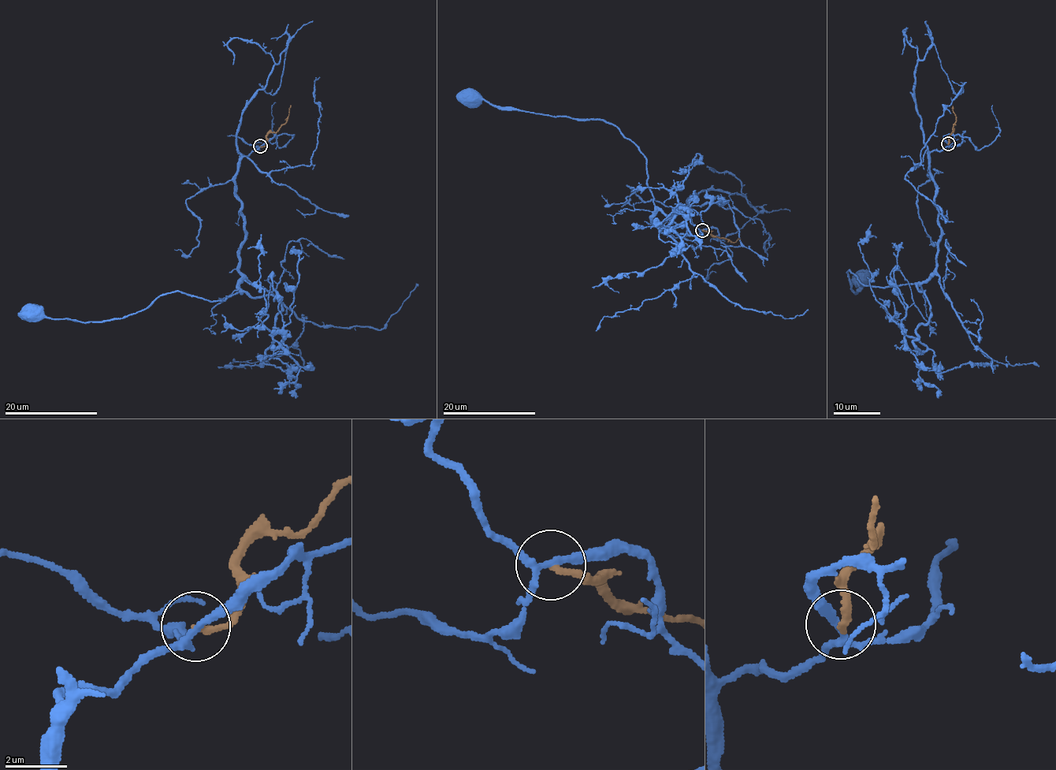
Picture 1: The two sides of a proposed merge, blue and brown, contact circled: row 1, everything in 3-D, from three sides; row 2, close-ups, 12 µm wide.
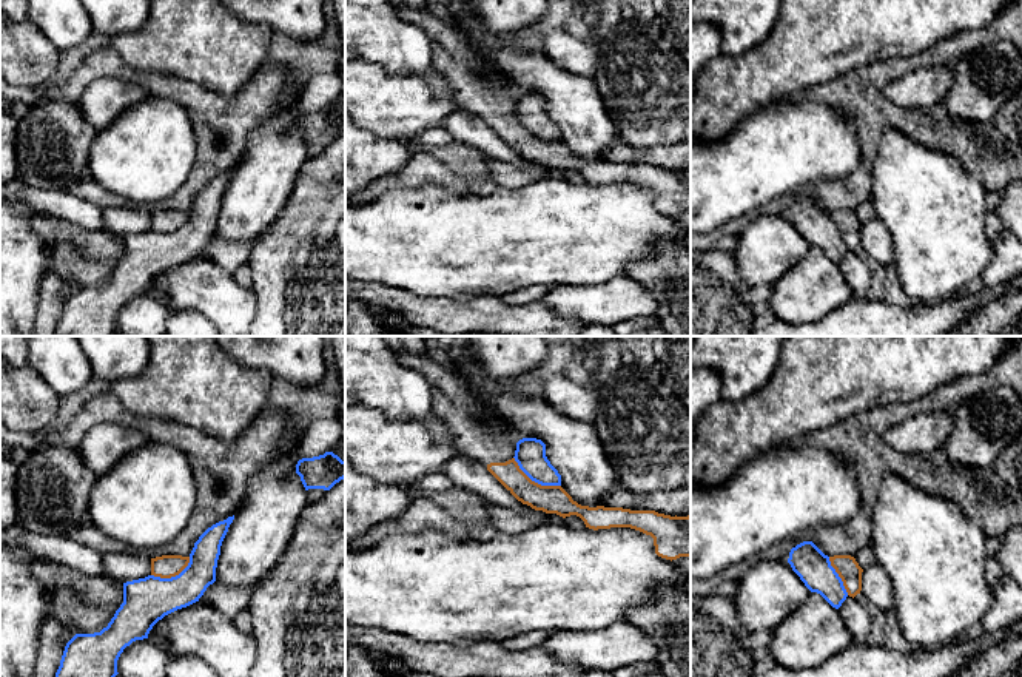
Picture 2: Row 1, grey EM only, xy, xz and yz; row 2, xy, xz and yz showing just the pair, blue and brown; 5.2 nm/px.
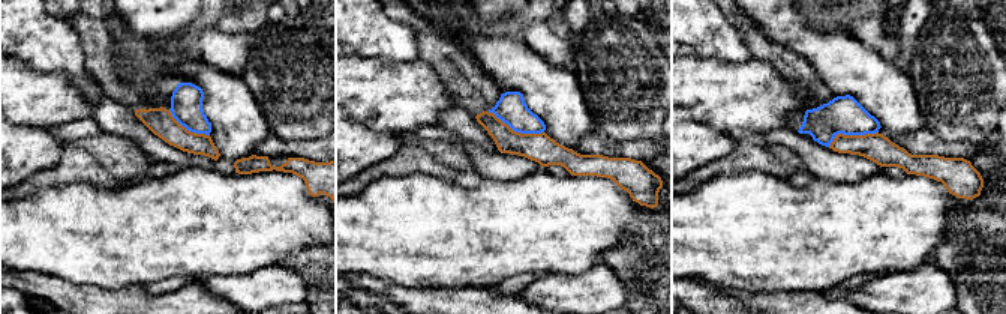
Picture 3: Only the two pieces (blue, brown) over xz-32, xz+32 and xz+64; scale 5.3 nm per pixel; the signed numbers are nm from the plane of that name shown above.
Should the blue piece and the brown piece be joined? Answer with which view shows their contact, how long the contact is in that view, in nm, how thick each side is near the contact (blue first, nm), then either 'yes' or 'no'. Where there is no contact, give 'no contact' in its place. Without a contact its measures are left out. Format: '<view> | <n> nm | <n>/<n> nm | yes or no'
xz | 300 nm | 160/140 nm | no

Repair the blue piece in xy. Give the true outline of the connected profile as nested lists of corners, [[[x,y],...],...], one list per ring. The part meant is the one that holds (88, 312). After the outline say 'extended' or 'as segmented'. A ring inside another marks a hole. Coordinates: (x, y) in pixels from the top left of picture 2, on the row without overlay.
[[[234,170],[213,179],[199,191],[190,208],[188,221],[179,230],[171,233],[148,230],[123,237],[123,258],[108,281],[94,288],[76,288],[66,298],[54,336],[114,336],[119,328],[117,315],[126,301],[136,295],[148,293],[159,275],[199,256],[207,242],[216,236],[220,200],[233,174]]]; as segmented

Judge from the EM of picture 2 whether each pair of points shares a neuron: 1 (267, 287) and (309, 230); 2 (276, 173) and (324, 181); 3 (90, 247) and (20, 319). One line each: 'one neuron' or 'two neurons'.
1: one neuron
2: two neurons
3: two neurons

